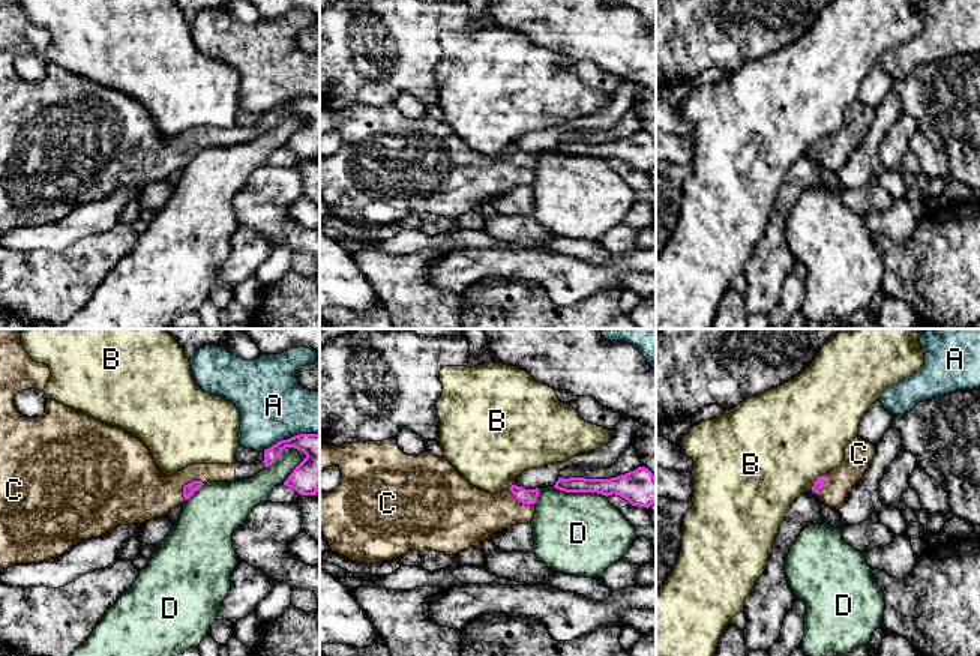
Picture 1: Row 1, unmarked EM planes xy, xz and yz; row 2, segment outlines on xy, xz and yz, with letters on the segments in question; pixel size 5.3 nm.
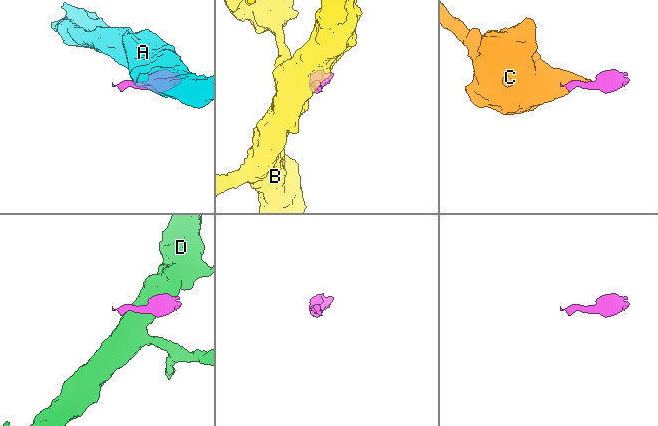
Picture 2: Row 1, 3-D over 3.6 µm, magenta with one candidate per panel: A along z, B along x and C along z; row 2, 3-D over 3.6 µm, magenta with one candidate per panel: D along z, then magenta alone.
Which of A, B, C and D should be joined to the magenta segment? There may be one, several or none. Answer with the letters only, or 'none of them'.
C

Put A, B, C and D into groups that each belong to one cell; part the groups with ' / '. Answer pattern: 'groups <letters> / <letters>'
groups A / B / C / D

